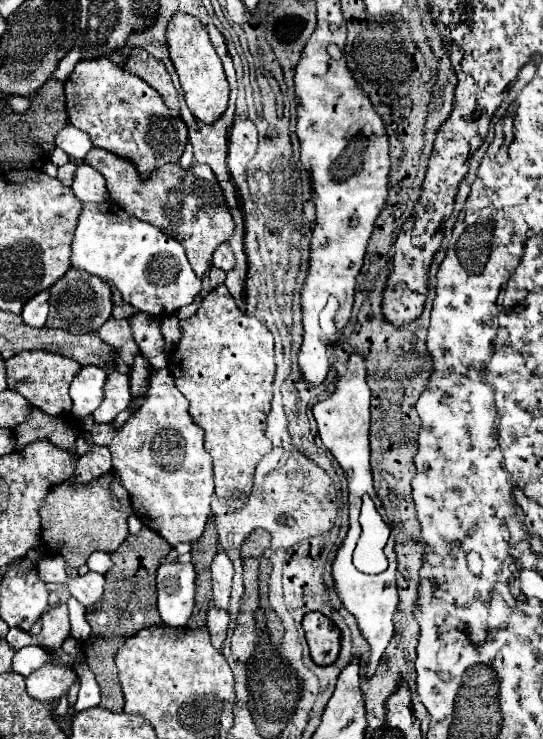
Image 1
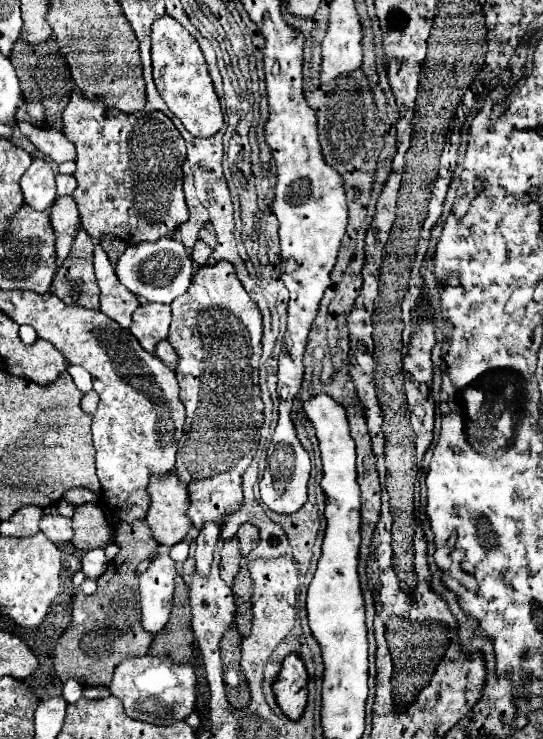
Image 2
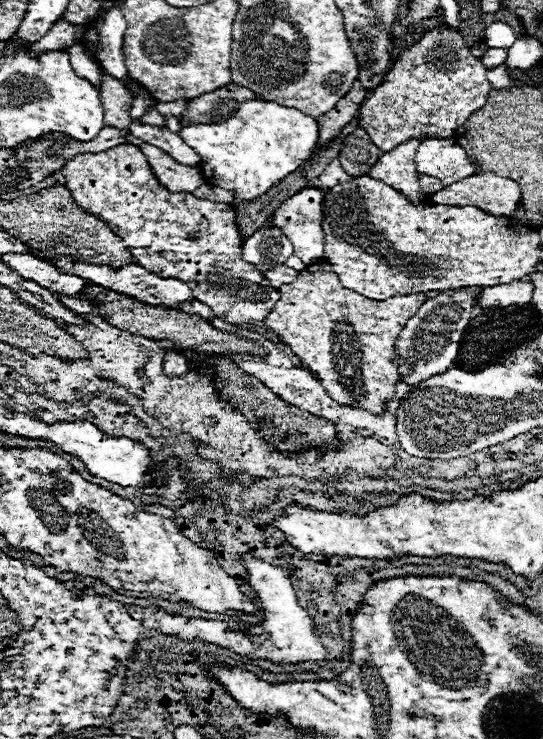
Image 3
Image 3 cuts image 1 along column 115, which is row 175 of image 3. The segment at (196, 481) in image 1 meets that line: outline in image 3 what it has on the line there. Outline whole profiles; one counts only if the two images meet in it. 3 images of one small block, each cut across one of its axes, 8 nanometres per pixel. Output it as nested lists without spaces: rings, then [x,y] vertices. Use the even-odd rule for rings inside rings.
[[[424,140],[416,152],[416,170],[442,180],[444,186],[476,174],[474,162],[468,160],[456,140]]]

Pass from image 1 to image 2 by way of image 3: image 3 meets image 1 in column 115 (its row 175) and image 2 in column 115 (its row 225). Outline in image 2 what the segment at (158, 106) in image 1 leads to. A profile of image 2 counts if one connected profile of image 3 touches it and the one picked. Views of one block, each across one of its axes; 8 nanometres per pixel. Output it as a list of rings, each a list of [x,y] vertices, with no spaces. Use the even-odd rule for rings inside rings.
[[[74,88],[70,96],[62,124],[64,136],[74,142],[78,152],[74,172],[78,188],[72,198],[78,204],[82,226],[94,243],[100,310],[122,328],[130,328],[132,314],[140,304],[138,298],[116,280],[112,263],[101,246],[101,236],[112,234],[126,244],[138,244],[172,236],[174,230],[188,220],[188,206],[182,192],[182,164],[186,160],[184,138],[164,112],[152,116],[146,112],[126,114],[108,108],[100,96],[84,96],[78,88]]]

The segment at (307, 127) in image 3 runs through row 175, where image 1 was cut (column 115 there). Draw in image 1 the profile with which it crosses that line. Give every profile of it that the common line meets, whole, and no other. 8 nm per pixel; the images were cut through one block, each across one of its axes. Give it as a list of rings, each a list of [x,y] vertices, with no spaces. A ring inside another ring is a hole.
[[[104,200],[100,204],[94,204],[94,202],[82,204],[82,212],[78,216],[78,226],[76,226],[74,240],[72,240],[70,262],[72,262],[72,268],[80,268],[92,276],[98,276],[100,280],[108,282],[110,286],[114,286],[122,294],[122,300],[128,302],[130,306],[134,306],[138,312],[146,312],[146,314],[158,316],[158,318],[172,316],[178,308],[190,304],[194,300],[194,296],[198,296],[202,290],[202,282],[190,268],[184,248],[170,236],[162,234],[152,224],[128,216],[112,200]]]

